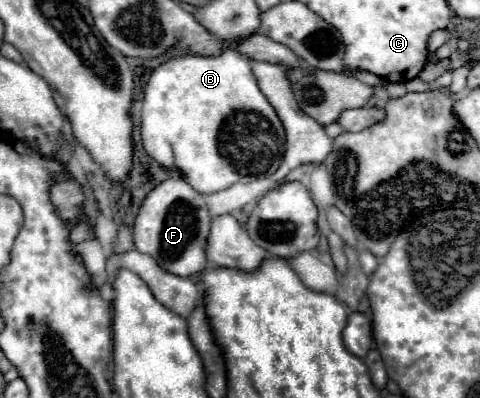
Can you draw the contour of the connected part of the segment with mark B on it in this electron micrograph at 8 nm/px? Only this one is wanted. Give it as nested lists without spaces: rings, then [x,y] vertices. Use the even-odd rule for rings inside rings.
[[[224,47],[224,51],[220,55],[192,55],[192,53],[186,53],[186,55],[178,55],[174,59],[168,59],[164,61],[162,65],[158,65],[148,83],[146,83],[146,89],[144,89],[144,103],[142,103],[142,121],[140,121],[140,135],[142,135],[142,145],[146,149],[146,153],[160,165],[164,167],[170,167],[176,169],[182,173],[184,181],[188,185],[192,185],[196,191],[200,193],[216,193],[216,191],[222,191],[222,189],[228,189],[230,185],[234,183],[250,183],[262,175],[272,175],[280,163],[282,163],[282,157],[284,157],[284,149],[286,149],[286,137],[284,137],[284,127],[274,111],[274,107],[268,103],[268,99],[264,97],[264,93],[258,89],[258,83],[256,83],[256,77],[252,75],[252,69],[250,69],[250,63],[236,51],[236,49],[230,49],[230,47]]]

